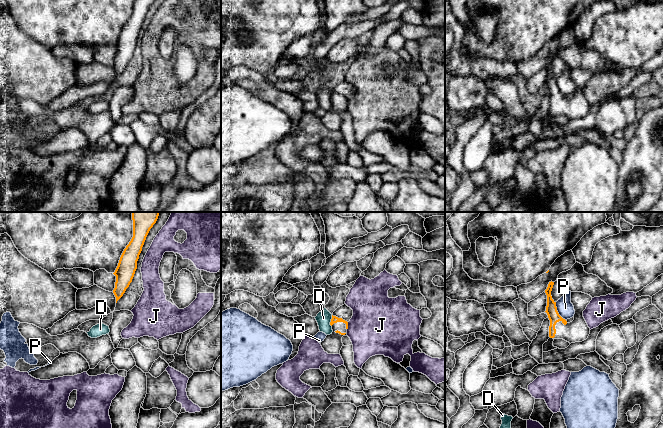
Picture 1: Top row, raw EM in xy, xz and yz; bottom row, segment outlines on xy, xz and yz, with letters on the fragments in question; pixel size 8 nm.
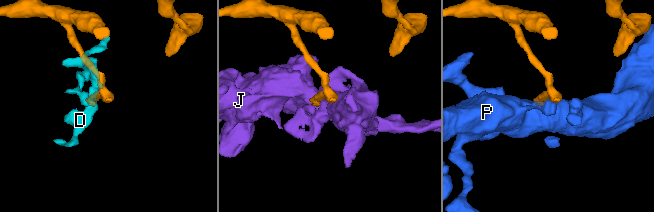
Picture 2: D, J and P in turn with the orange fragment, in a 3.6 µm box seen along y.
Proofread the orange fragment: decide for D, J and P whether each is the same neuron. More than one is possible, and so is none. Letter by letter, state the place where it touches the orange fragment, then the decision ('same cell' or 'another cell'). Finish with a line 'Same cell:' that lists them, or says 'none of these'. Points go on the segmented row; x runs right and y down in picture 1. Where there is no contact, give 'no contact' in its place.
D: meets orange in xz at (331, 321); another cell
J: meets orange in xz at (347, 326); another cell
P: meets orange in yz at (557, 311); another cell
Same cell: none of these

